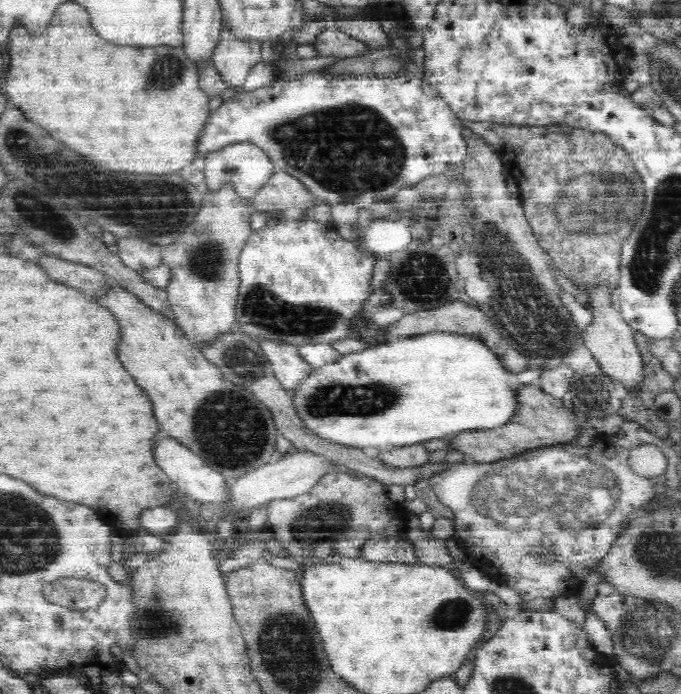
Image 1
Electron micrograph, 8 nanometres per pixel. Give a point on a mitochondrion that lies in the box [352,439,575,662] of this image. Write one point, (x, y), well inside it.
(450, 614)

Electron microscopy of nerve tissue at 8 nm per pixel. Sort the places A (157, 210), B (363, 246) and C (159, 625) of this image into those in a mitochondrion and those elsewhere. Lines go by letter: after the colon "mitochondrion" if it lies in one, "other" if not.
A: mitochondrion
B: other
C: mitochondrion

